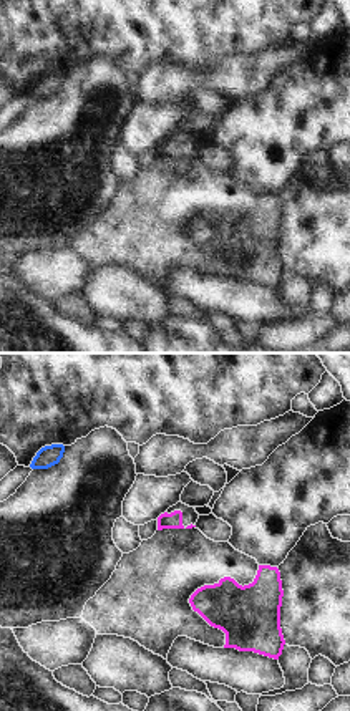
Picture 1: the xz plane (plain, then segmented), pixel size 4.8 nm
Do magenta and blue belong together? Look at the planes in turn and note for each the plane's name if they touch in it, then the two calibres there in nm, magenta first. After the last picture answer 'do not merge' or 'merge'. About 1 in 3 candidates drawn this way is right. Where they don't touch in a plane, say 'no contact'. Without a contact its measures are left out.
no contact

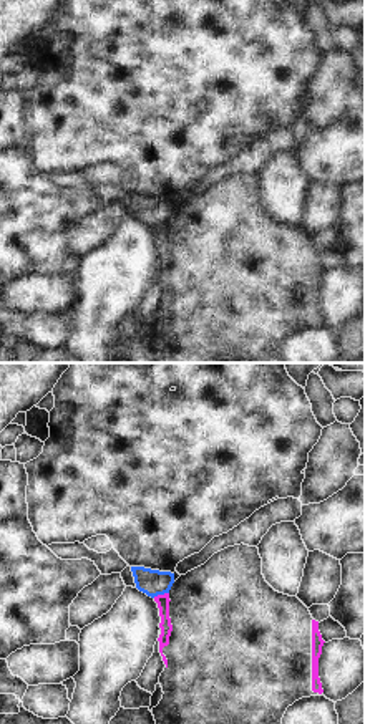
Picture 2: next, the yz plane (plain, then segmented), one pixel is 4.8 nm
yz | 60/130 nm

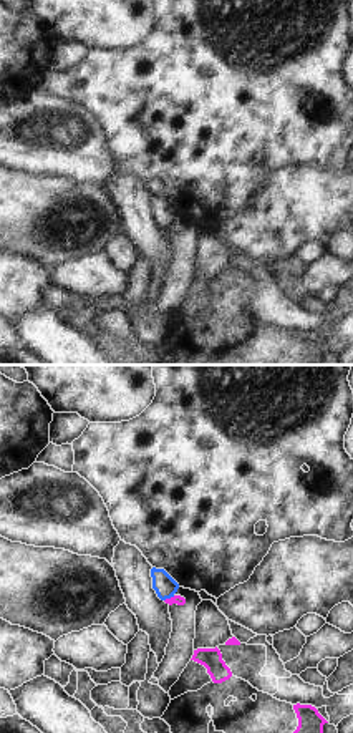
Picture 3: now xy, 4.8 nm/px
xy | 50/110 nm

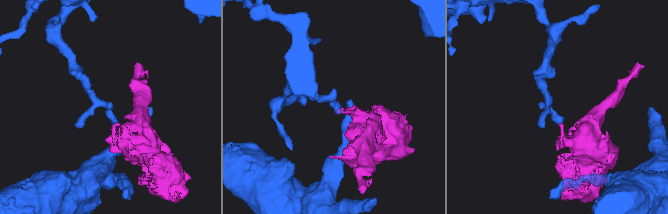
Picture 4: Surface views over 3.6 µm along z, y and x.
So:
do not merge

